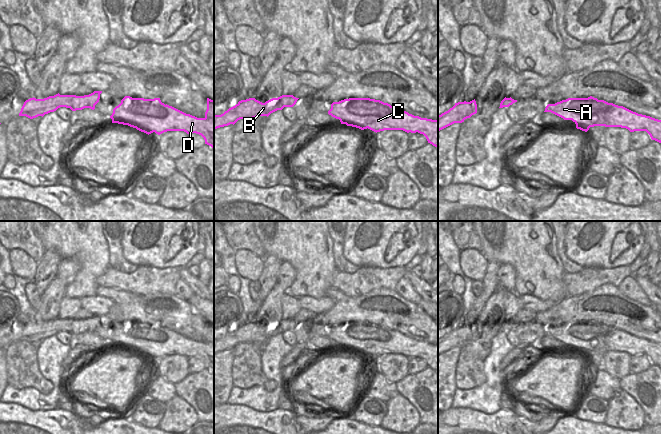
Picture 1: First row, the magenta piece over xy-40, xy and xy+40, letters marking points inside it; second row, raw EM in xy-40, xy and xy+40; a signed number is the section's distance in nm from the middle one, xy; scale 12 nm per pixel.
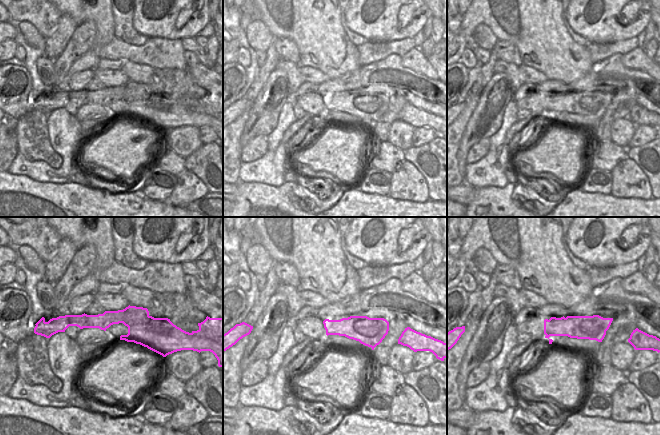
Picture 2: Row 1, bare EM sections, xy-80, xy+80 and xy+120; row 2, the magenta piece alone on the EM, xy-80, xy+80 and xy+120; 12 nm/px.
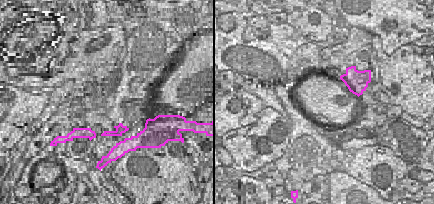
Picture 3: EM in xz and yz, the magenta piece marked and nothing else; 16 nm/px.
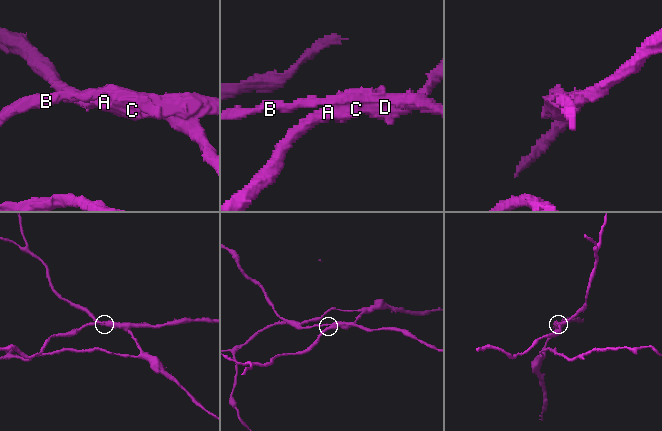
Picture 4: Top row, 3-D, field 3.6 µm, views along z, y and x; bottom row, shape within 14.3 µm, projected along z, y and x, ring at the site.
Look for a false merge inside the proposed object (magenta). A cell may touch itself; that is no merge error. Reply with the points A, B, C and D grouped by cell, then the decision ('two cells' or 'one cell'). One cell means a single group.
A C D / B | two cells

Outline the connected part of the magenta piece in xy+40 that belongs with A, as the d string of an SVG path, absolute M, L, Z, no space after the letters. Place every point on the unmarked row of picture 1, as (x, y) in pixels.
M592 320L588 322L568 322L555 328L548 328L544 336L551 336L564 344L573 344L577 340L577 335L573 330L596 330L597 339L593 343L590 351L621 351L630 356L646 355L652 364L661 367L661 344L650 340L638 338L623 330L614 330L612 333L607 331L608 326L598 324Z

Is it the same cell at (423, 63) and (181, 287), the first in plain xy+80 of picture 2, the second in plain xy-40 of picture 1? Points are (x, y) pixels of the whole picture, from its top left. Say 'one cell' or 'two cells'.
one cell

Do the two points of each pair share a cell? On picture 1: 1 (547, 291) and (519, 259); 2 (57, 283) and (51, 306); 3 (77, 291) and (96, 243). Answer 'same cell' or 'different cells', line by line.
1: same cell
2: same cell
3: same cell

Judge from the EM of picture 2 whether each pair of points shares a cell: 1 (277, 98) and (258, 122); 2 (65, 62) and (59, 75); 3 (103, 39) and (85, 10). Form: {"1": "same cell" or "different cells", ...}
{"1": "same cell", "2": "same cell", "3": "same cell"}

